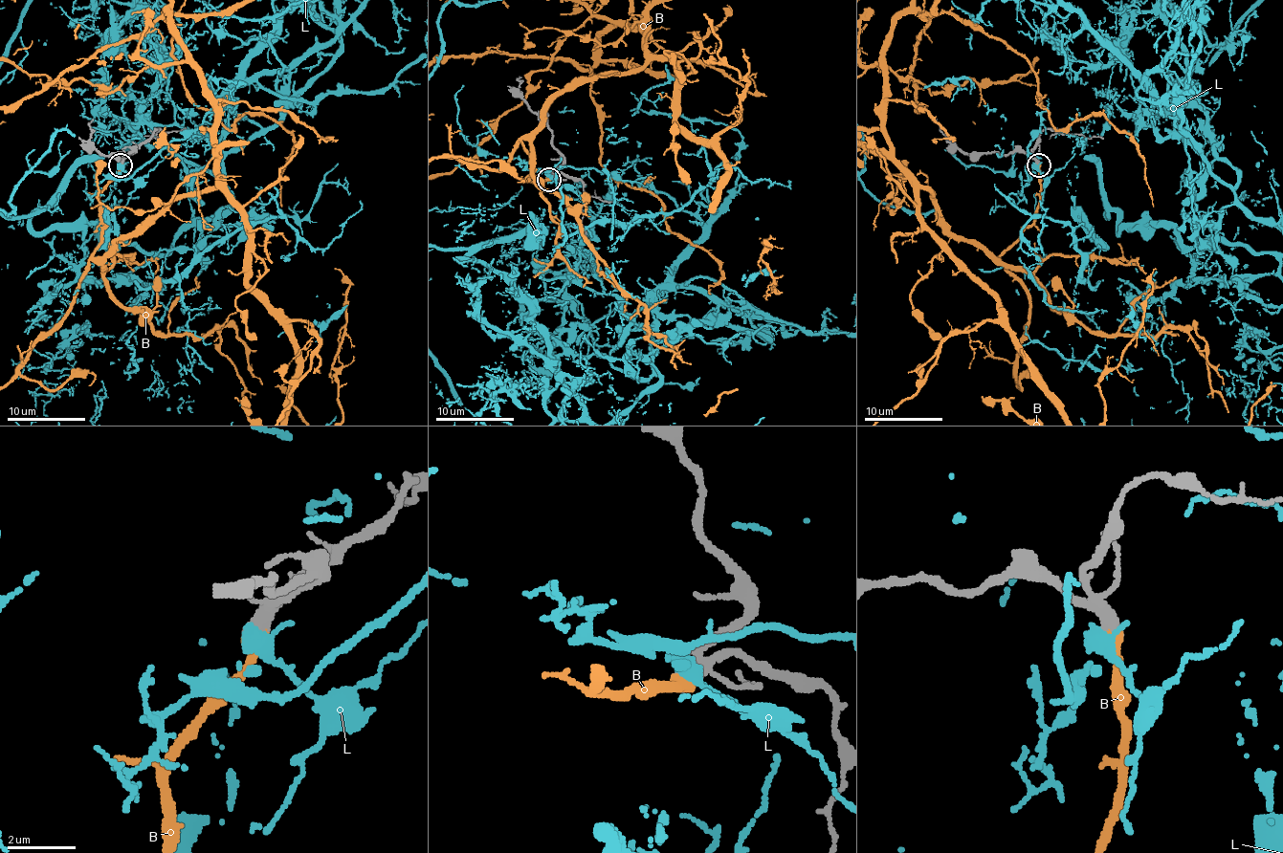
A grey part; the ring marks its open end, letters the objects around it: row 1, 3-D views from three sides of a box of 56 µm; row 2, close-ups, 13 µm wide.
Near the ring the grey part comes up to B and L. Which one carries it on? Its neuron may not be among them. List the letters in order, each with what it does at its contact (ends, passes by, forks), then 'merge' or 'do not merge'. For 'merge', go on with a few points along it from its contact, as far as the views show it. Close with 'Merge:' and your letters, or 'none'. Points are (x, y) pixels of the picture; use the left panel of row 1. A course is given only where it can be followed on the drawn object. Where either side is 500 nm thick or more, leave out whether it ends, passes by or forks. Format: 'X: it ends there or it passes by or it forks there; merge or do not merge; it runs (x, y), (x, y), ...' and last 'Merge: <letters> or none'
B: merge
L: do not merge
Merge: B

